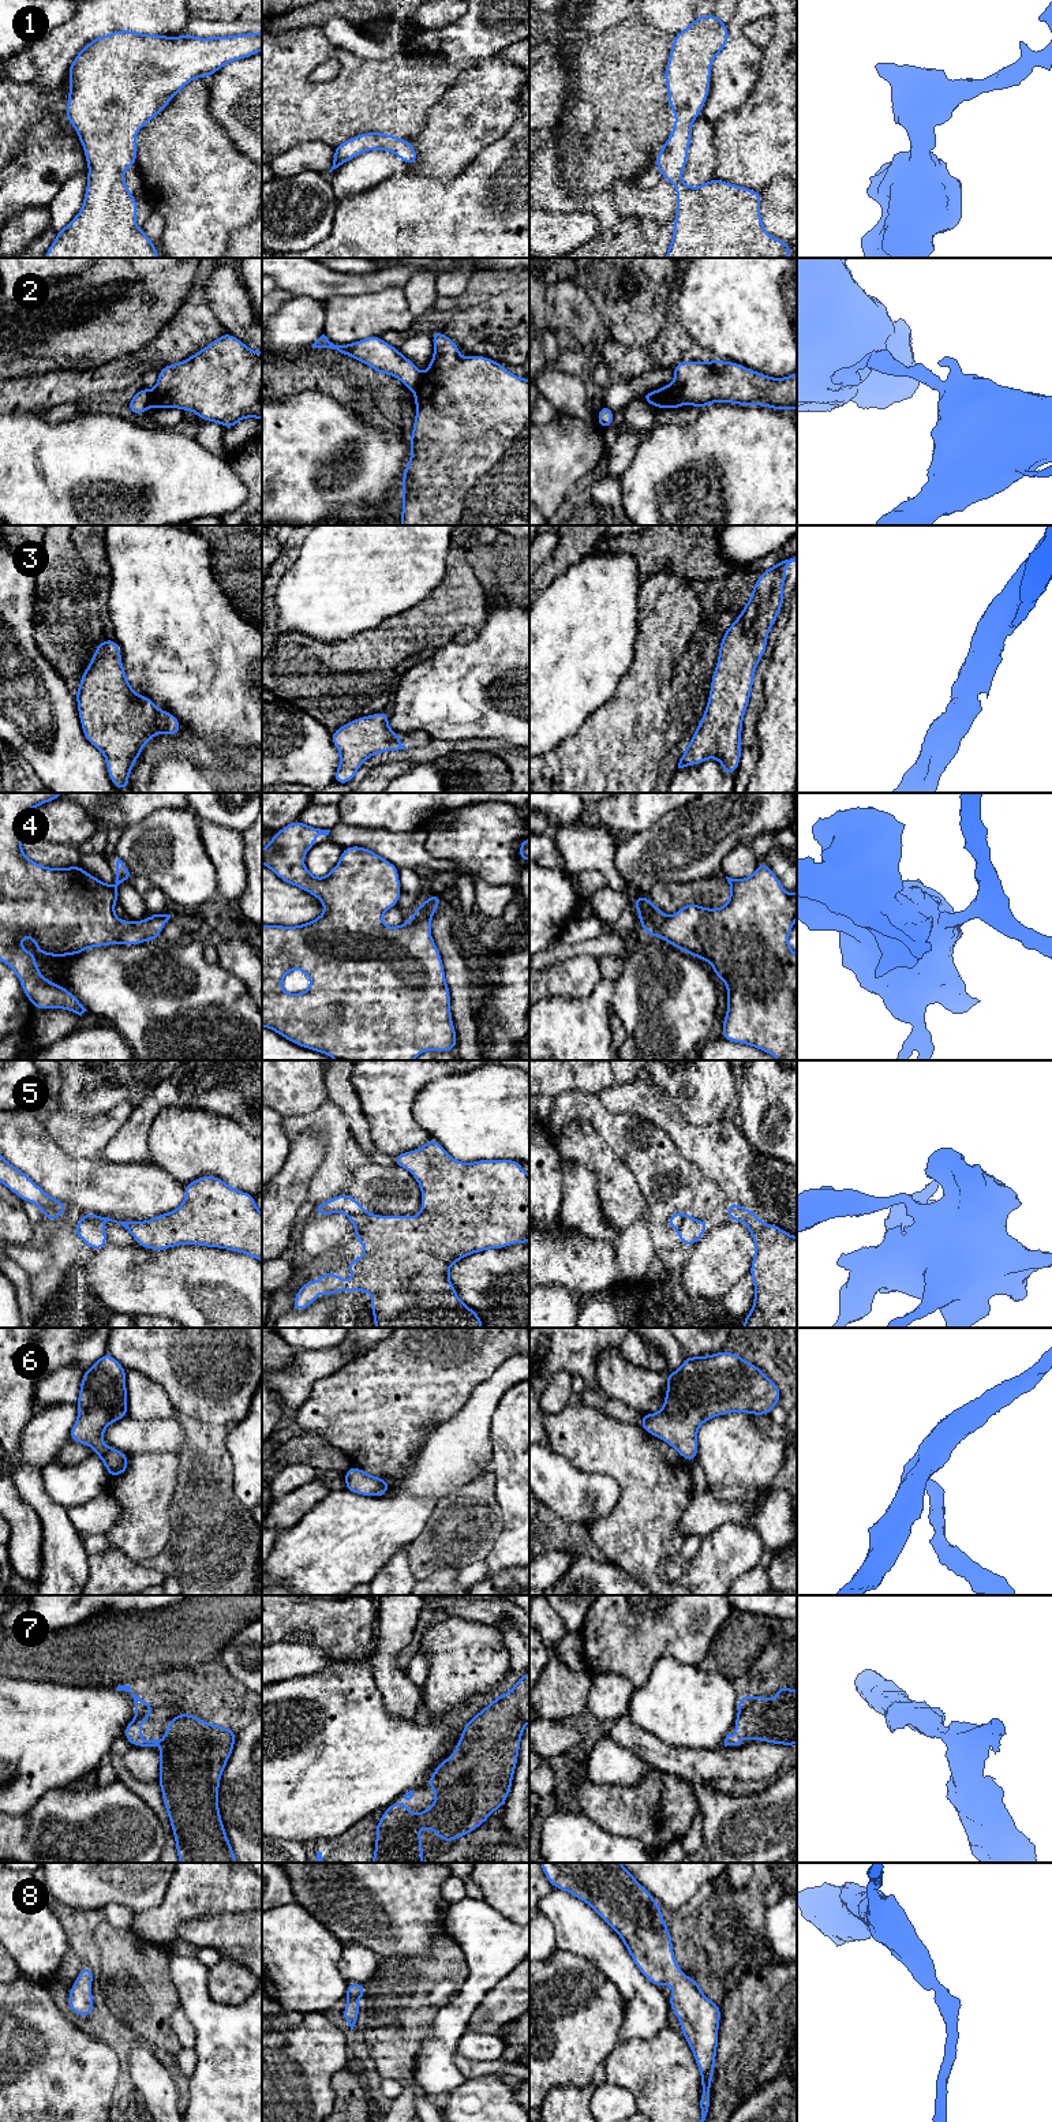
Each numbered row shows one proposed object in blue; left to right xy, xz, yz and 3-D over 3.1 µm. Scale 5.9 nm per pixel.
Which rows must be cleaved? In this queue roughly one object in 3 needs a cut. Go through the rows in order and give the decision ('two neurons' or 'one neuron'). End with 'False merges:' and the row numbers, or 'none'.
1: one neuron
2: two neurons
3: one neuron
4: one neuron
5: two neurons
6: two neurons
7: one neuron
8: one neuron
False merges: 2, 5, 6

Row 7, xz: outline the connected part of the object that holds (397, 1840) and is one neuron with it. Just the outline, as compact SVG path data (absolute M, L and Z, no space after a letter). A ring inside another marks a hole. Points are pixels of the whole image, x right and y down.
M529 1672L517 1678L514 1687L501 1696L495 1698L487 1707L479 1711L463 1728L463 1736L456 1744L453 1755L446 1758L431 1774L427 1786L434 1789L434 1804L418 1814L411 1814L405 1803L394 1801L388 1807L378 1820L375 1830L375 1850L371 1863L423 1863L422 1833L416 1827L430 1827L443 1842L450 1842L482 1826L488 1816L501 1808L508 1800L512 1788L513 1774L517 1764L520 1741L524 1726L529 1722Z

